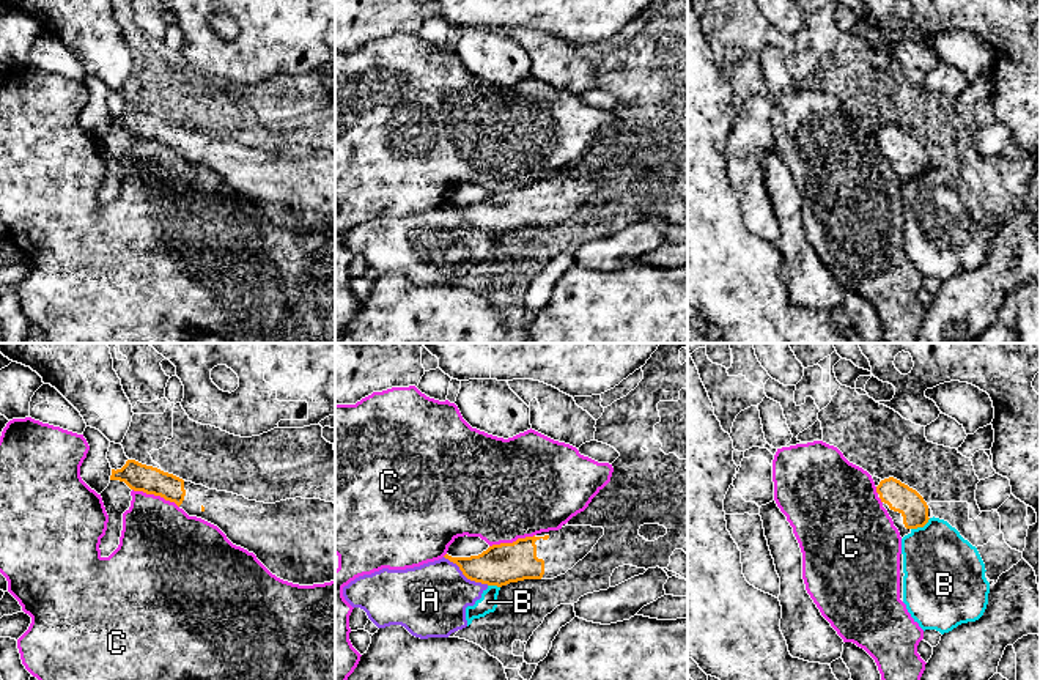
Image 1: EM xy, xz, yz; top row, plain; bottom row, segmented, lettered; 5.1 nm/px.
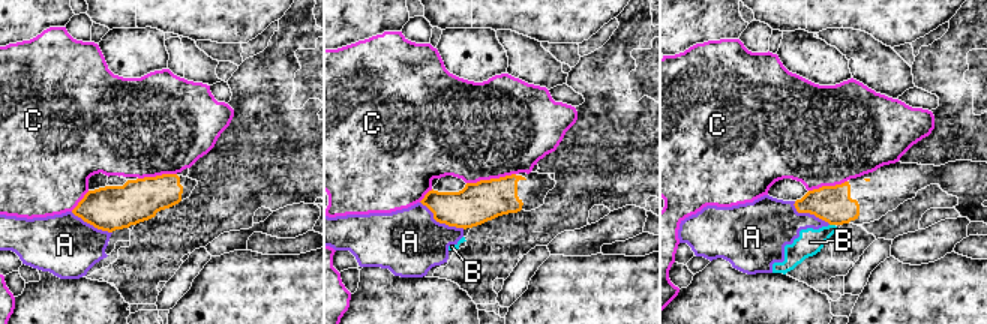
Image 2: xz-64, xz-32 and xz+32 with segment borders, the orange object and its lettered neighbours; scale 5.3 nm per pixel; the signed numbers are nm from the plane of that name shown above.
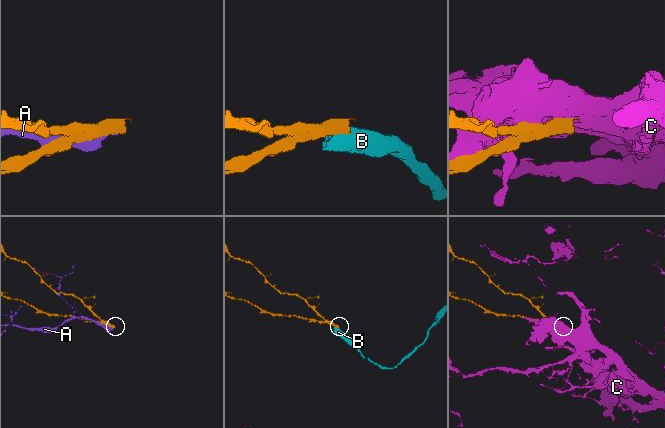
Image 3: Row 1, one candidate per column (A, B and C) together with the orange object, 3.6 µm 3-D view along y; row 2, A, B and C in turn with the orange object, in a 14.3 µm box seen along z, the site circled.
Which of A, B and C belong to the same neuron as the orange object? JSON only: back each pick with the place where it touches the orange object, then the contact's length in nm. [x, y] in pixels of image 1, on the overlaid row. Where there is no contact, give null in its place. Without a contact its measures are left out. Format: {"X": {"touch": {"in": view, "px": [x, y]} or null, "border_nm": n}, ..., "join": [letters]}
{"join": []}

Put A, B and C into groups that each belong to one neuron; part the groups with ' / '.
A B / C

